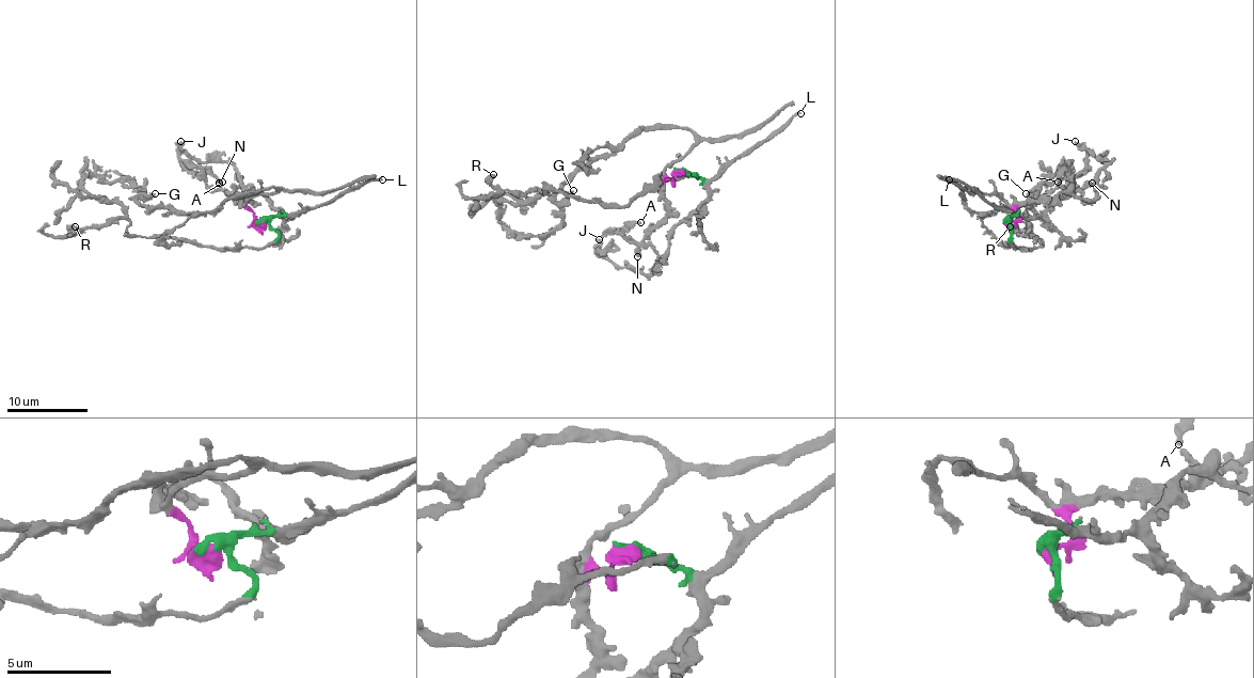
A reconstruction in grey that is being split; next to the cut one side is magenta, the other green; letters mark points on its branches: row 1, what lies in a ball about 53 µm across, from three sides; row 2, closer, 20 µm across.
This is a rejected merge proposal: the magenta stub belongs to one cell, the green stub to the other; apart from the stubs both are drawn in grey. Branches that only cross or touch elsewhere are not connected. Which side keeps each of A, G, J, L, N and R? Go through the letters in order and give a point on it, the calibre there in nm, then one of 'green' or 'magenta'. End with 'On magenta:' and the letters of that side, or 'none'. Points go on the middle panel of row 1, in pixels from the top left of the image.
A: at (640, 222); 220 nm thick; magenta
G: at (573, 190); 320 nm thick; magenta
J: at (599, 239); 360 nm thick; green
L: at (800, 113); 260 nm thick; green
N: at (637, 256); 500 nm thick; magenta
R: at (493, 174); 550 nm thick; green
On magenta: A, G, N

